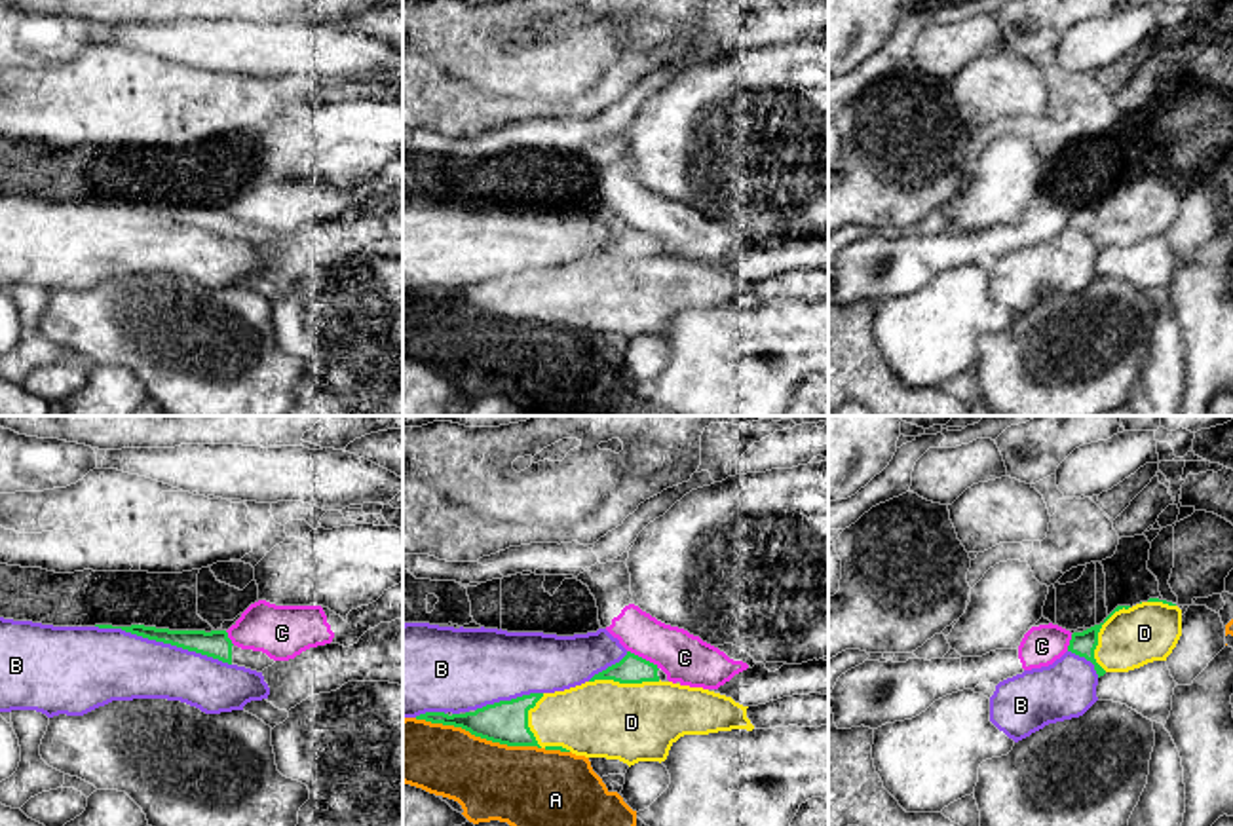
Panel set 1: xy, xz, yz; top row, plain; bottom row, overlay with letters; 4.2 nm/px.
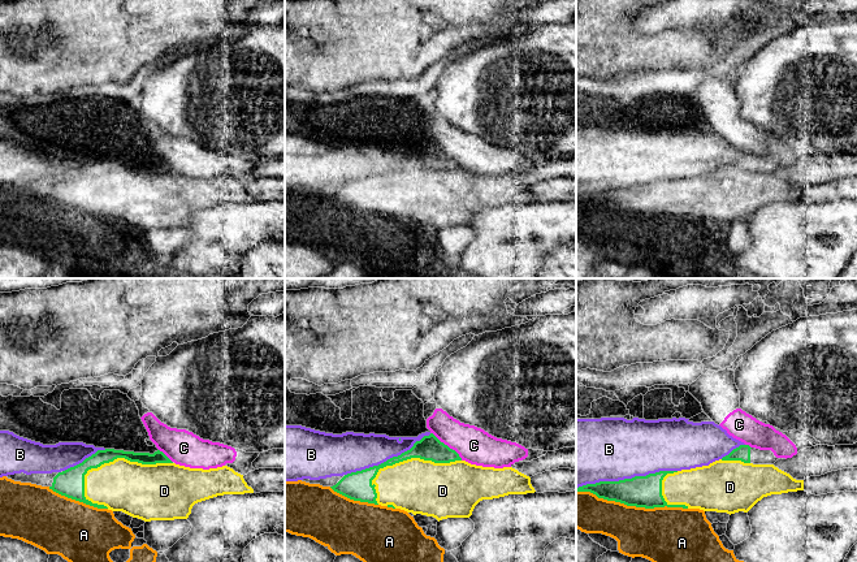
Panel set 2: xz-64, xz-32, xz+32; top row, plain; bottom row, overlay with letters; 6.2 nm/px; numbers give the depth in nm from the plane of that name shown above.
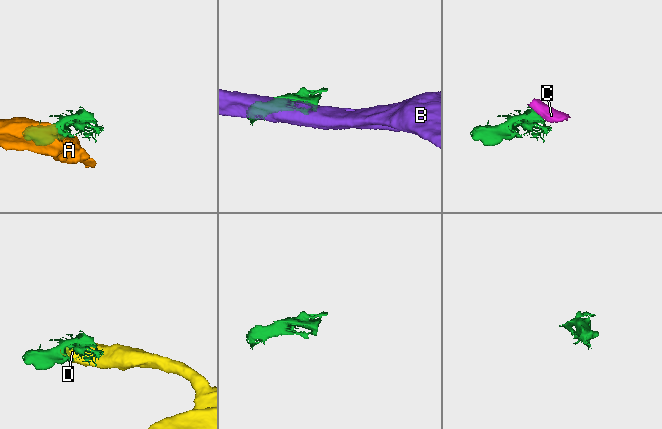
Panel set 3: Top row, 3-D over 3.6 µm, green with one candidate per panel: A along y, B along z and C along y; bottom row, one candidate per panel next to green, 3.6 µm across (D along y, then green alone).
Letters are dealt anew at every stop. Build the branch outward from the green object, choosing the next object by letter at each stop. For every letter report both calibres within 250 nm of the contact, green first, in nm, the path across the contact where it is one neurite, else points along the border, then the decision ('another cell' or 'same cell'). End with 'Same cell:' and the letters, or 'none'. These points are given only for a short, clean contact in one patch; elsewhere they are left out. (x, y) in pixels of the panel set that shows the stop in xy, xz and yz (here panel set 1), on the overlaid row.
A: 190/320 nm | another cell
B: 120/300 nm | another cell
C: 120/200 nm | along xz (627, 650), (648, 659), (658, 669) | another cell
D: 190/300 nm | same cell
Same cell: D

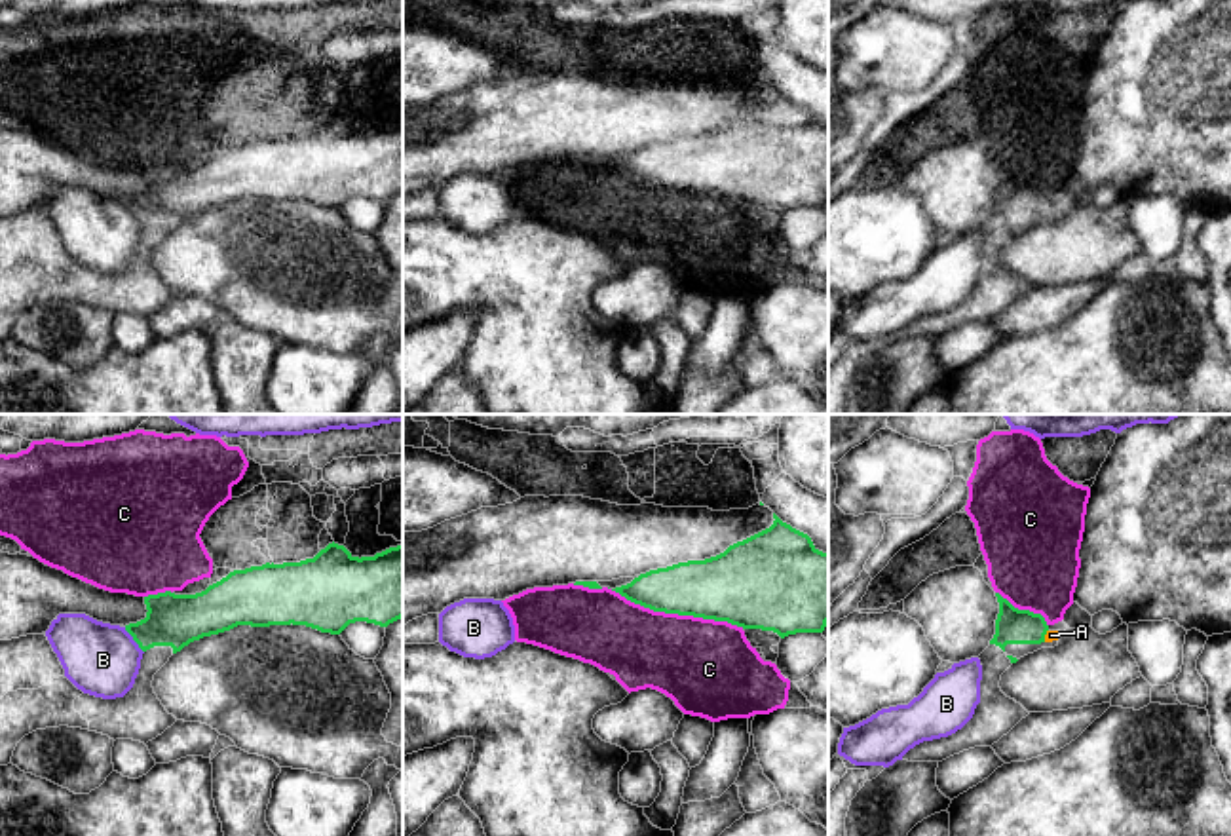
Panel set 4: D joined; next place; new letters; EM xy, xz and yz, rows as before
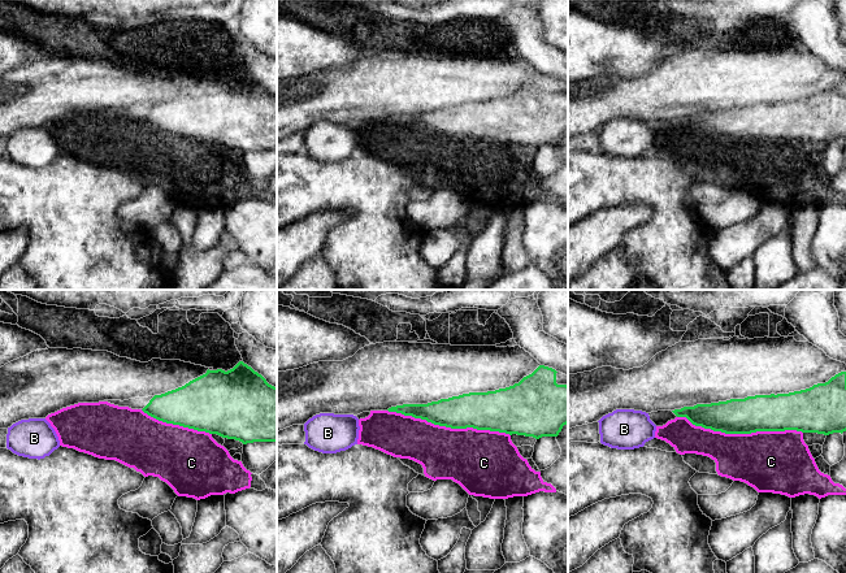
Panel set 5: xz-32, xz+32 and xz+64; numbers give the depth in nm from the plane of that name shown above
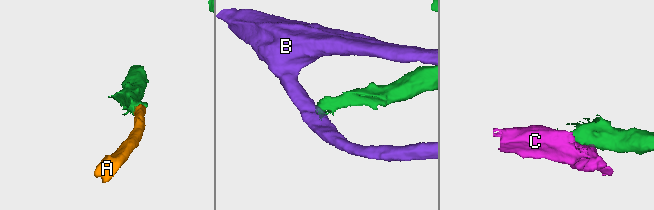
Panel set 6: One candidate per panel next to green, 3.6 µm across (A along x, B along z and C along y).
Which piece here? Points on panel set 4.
A: 150/50 nm | across yz (1013, 626), (1045, 633), (1051, 635) | same cell
B: 220/320 nm | along xy (124, 627), (143, 652) | another cell
C: 280/380 nm | another cell
Same cell: A

